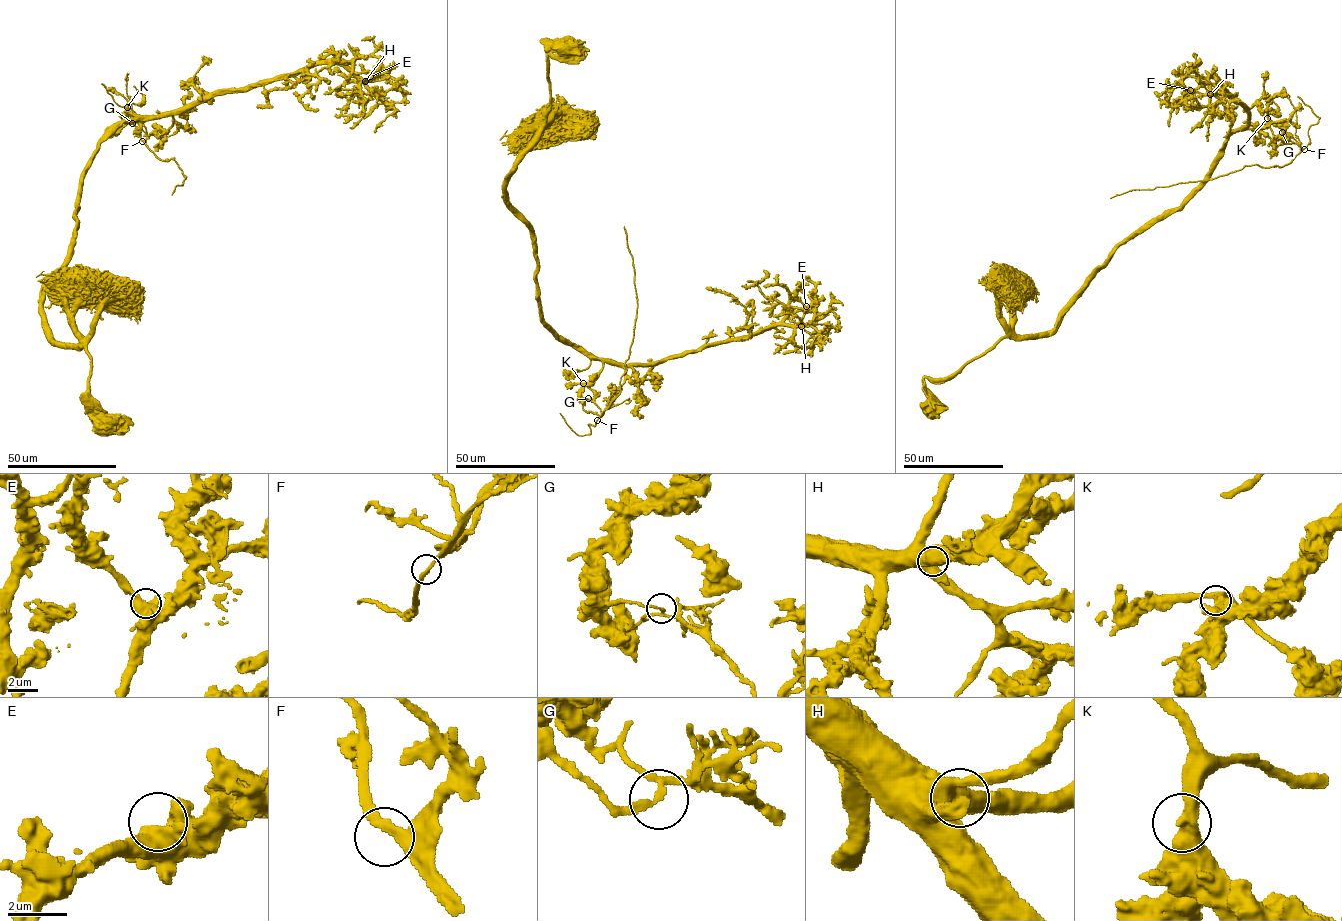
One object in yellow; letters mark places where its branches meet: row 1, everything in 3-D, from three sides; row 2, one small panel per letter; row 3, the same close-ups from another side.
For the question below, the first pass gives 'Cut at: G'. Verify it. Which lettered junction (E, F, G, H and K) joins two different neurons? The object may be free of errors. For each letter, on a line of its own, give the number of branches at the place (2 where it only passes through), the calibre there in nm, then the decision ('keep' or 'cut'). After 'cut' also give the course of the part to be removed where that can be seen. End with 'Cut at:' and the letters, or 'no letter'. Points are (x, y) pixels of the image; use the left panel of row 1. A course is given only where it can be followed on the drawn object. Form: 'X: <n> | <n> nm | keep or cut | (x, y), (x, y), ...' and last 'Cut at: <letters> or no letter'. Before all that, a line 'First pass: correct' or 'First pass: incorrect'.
First pass: correct
E: 2 | 550 nm | keep
F: 2 | 280 nm | keep
G: 3 | 150 nm | cut | (132, 123), (138, 122), (144, 126), (146, 145), (157, 157), (167, 161), (174, 158), (186, 177), (172, 195)
H: 3 | 500 nm | keep
K: 2 | 480 nm | keep
Cut at: G

